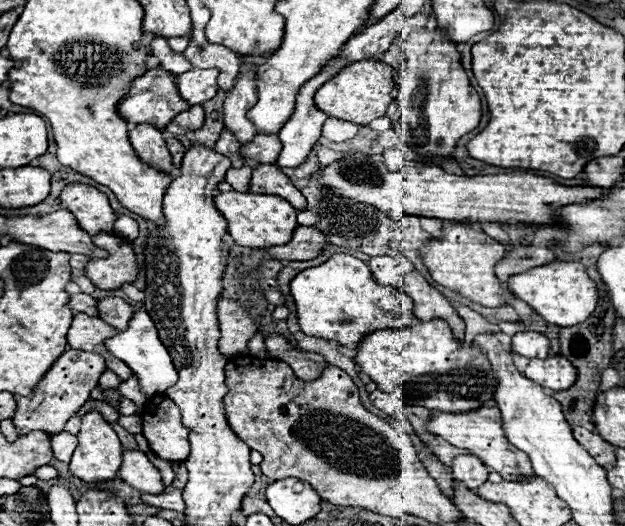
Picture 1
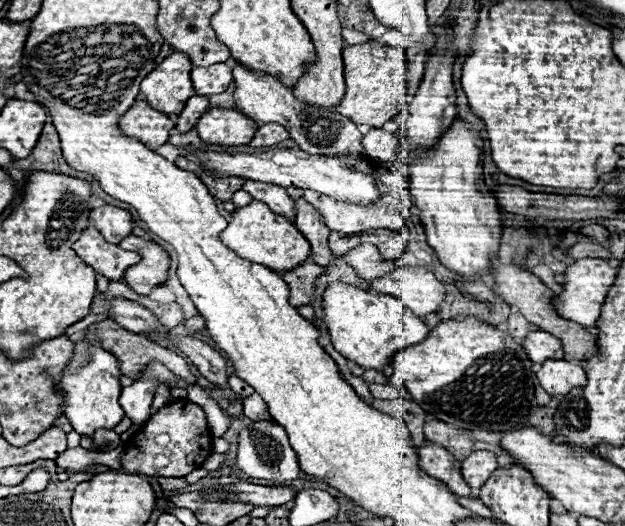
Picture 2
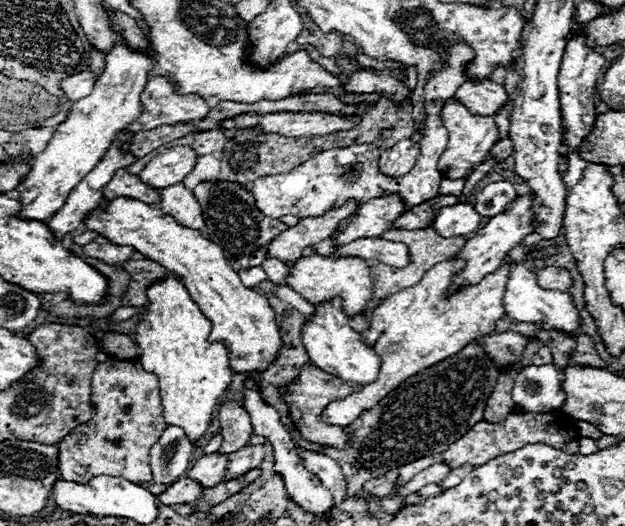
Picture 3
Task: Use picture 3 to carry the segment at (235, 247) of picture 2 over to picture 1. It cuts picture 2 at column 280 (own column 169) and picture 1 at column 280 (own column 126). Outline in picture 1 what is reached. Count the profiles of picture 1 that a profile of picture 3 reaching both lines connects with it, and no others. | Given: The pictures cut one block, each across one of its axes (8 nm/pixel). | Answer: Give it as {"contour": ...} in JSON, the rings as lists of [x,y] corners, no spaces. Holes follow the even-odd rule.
{"contour":[[[222,192],[214,198],[216,208],[222,212],[222,216],[228,222],[228,234],[234,238],[238,246],[246,248],[272,248],[276,244],[288,244],[292,240],[292,232],[296,230],[296,210],[282,200],[276,198],[264,198],[266,194],[244,194],[244,192]]]}

